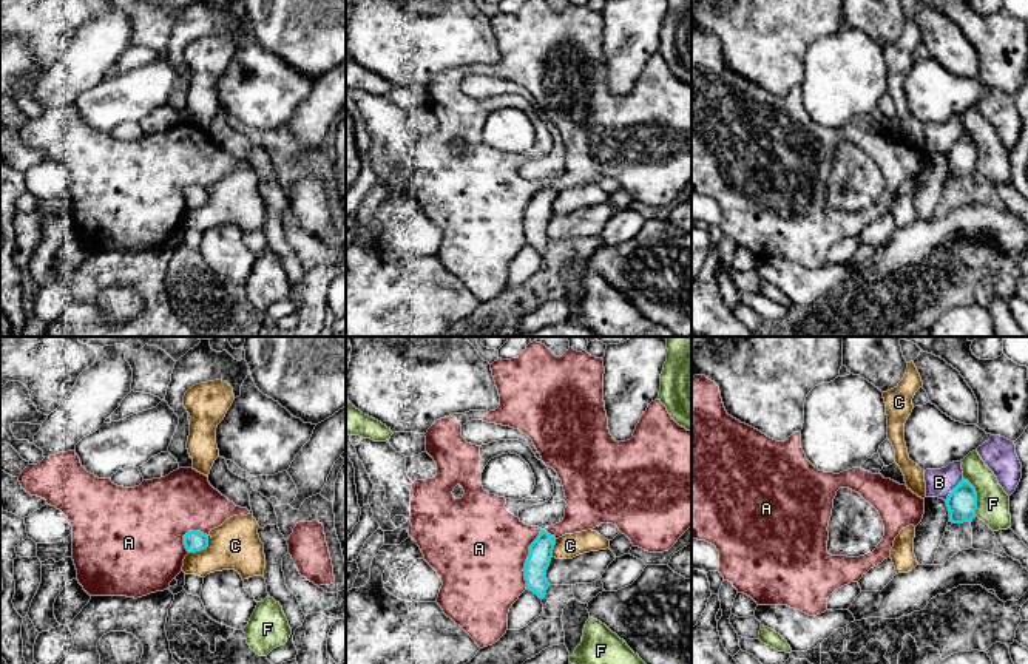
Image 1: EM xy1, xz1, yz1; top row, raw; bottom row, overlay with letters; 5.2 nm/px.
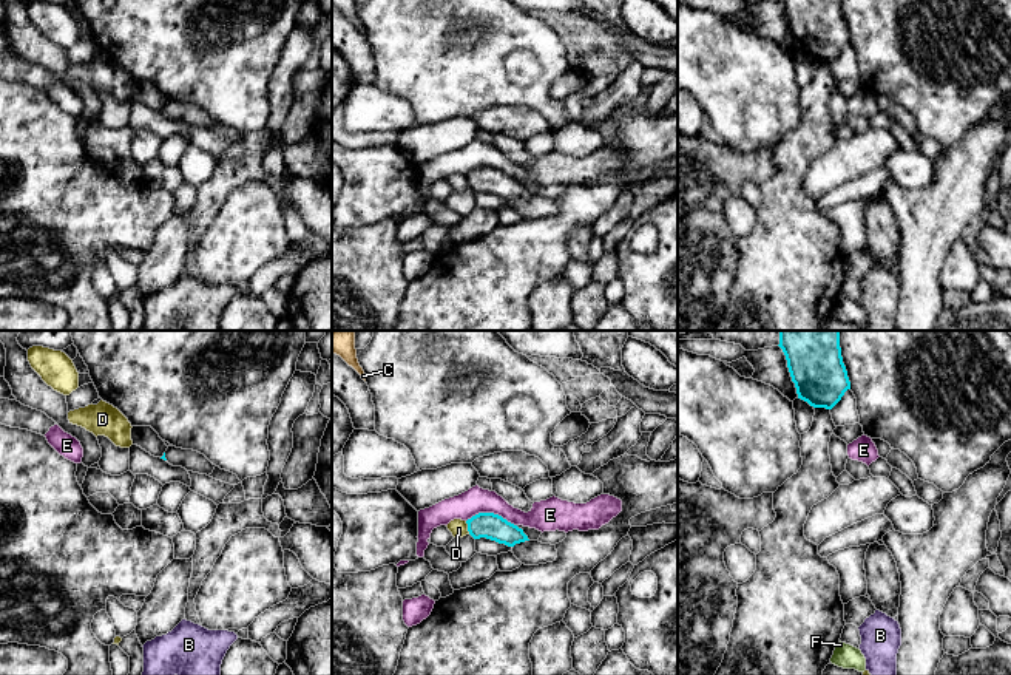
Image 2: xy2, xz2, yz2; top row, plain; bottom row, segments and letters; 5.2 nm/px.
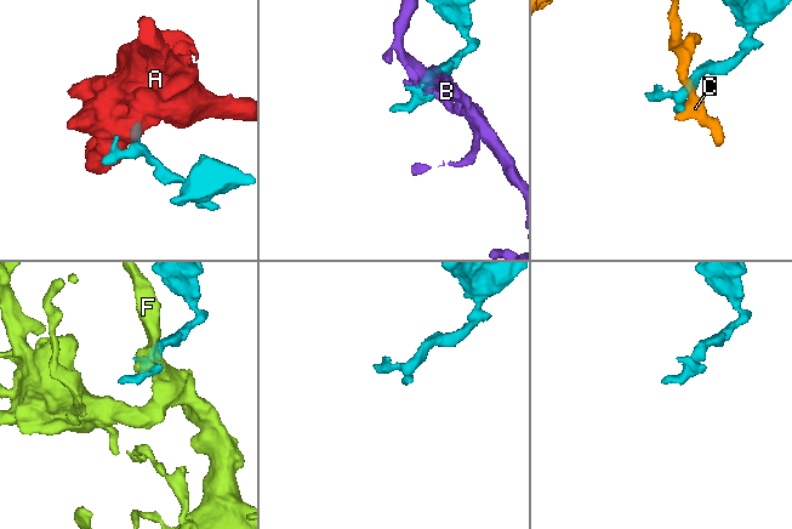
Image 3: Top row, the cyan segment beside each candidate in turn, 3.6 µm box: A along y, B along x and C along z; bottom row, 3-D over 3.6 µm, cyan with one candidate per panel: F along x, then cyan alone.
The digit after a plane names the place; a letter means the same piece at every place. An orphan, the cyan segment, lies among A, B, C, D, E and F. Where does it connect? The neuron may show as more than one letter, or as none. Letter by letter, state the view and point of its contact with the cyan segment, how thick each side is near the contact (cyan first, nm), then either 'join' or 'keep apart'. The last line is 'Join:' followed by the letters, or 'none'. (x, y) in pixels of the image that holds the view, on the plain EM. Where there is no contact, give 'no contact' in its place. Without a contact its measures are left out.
A: meets cyan in xz1 at (528, 212); 130 nm thick on the cyan side, 480 nm on the other; keep apart
B: meets cyan in yz1 at (953, 144); 160 nm thick on the cyan side, 140 nm on the other; keep apart
C: meets cyan in xy1 at (202, 203); 110 nm thick on the cyan side, 260 nm on the other; keep apart
D: meets cyan in xz2 at (468, 181); 140 nm thick on the cyan side, 90 nm on the other; keep apart
E: meets cyan in xz2 at (491, 167); 140 nm thick on the cyan side, 140 nm on the other; keep apart
F: meets cyan in yz1 at (976, 150); 160 nm thick on the cyan side, 180 nm on the other; keep apart
Join: none

